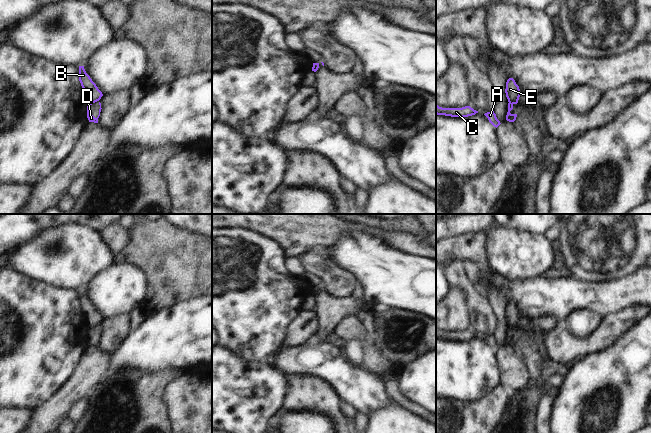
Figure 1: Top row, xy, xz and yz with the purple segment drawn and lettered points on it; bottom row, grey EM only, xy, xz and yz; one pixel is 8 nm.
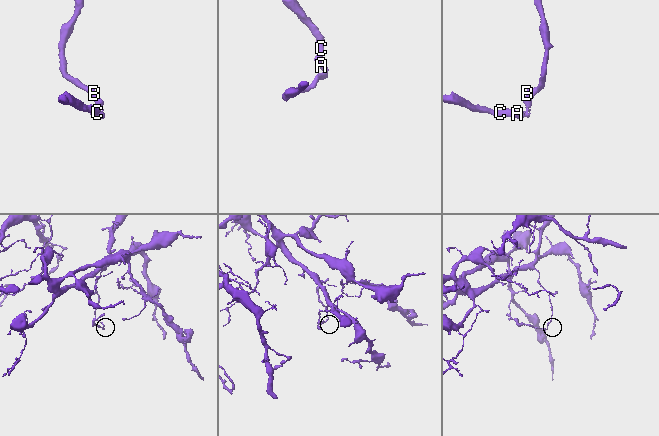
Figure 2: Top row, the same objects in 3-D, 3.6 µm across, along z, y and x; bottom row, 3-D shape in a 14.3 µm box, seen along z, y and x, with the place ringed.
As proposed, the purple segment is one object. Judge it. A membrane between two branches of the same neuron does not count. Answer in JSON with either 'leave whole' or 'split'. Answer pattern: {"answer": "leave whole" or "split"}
{"answer": "split"}

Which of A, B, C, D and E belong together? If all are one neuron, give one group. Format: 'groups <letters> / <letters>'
groups A C D / B E

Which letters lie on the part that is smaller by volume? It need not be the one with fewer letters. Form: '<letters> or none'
A, C, D

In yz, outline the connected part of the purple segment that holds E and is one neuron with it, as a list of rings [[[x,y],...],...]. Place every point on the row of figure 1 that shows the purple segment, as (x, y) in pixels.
[[[509,78],[507,80],[505,93],[508,102],[511,102],[512,104],[518,103],[520,97],[520,89],[513,78]]]

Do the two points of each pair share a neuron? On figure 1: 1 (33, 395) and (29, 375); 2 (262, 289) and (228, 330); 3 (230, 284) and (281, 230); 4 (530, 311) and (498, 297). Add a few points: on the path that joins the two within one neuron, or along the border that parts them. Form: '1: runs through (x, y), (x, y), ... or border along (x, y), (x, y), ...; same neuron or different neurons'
1: runs through (29, 390), (29, 380); same neuron
2: runs through (252, 299), (249, 302), (249, 309), (238, 320); same neuron
3: border along (251, 230), (272, 238), (283, 250), (286, 257); different neurons
4: border along (499, 279), (496, 286), (508, 302); different neurons

